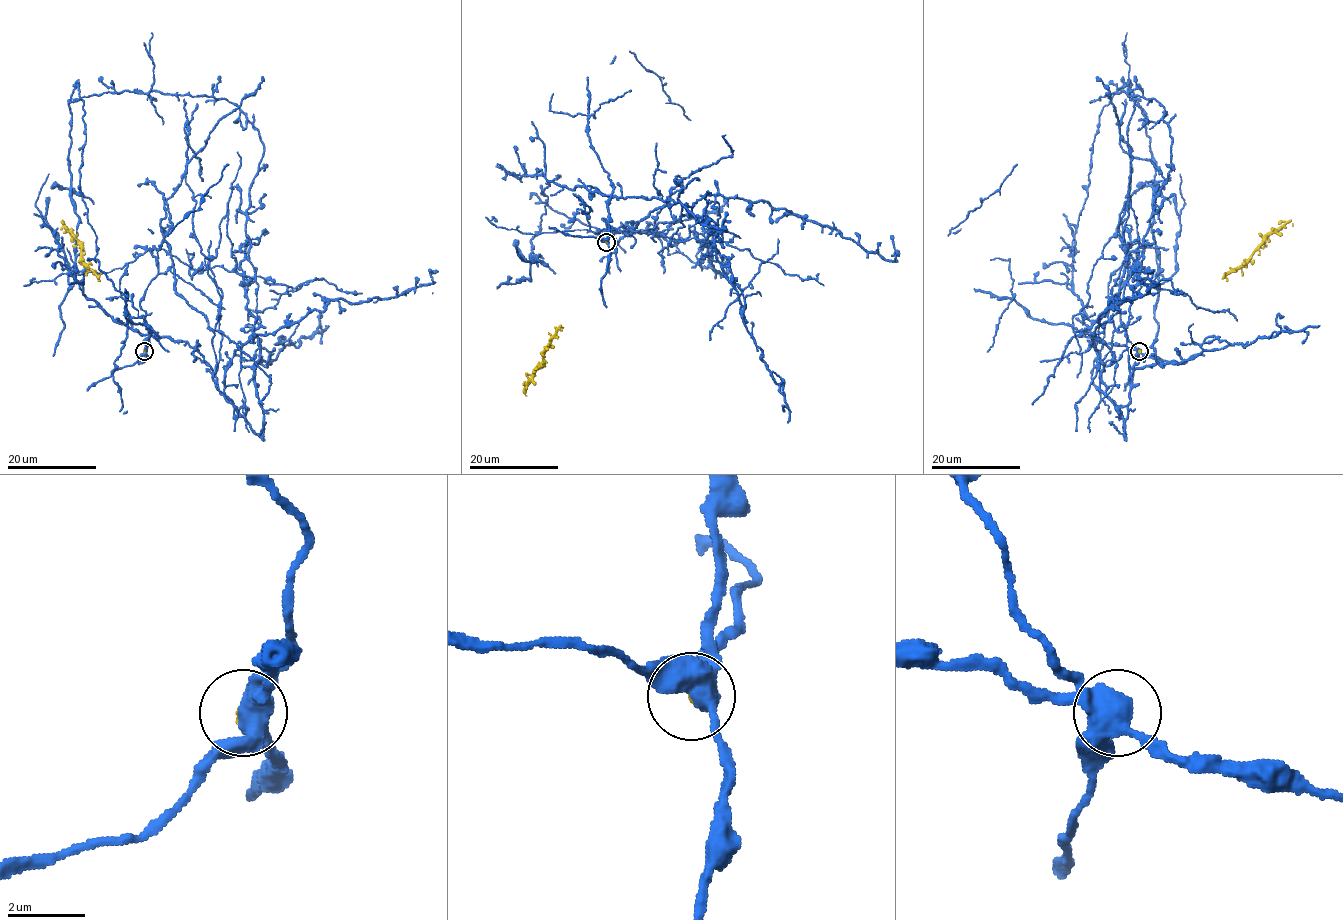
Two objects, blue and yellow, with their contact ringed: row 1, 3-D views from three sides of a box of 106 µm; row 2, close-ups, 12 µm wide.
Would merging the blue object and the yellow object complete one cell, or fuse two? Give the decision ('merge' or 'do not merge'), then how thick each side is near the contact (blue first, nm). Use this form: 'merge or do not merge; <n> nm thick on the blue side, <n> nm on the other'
do not merge; 440 nm thick on the blue side, 100 nm on the other

